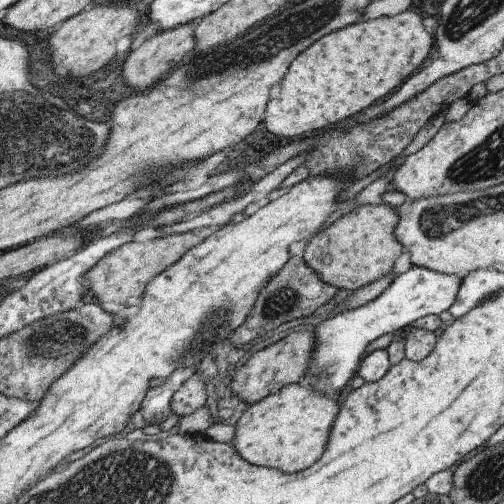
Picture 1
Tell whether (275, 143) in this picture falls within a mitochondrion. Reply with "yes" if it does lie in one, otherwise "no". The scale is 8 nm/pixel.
no

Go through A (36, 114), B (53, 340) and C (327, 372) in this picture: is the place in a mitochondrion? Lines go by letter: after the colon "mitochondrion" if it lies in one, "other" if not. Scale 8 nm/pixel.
A: mitochondrion
B: mitochondrion
C: mitochondrion

